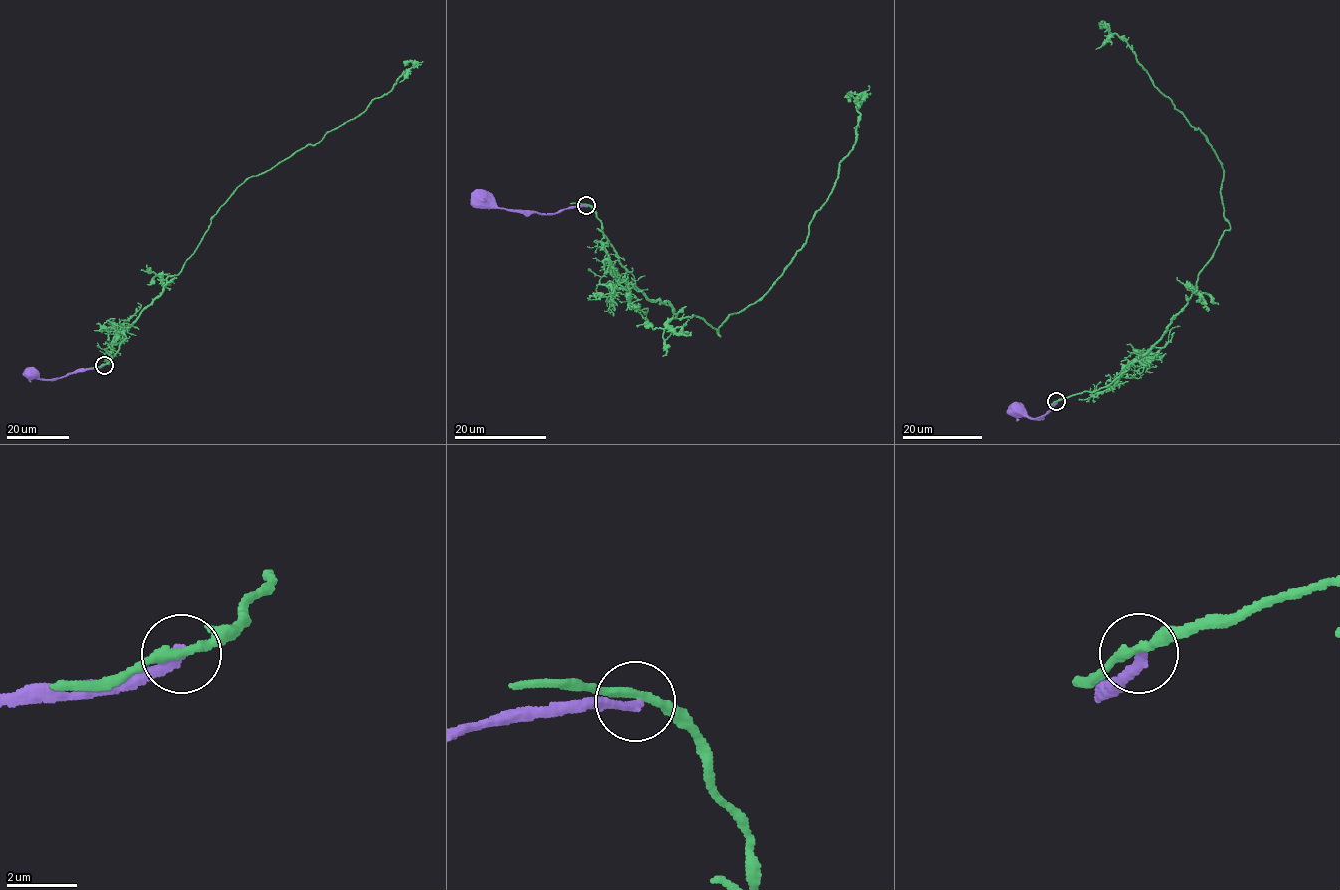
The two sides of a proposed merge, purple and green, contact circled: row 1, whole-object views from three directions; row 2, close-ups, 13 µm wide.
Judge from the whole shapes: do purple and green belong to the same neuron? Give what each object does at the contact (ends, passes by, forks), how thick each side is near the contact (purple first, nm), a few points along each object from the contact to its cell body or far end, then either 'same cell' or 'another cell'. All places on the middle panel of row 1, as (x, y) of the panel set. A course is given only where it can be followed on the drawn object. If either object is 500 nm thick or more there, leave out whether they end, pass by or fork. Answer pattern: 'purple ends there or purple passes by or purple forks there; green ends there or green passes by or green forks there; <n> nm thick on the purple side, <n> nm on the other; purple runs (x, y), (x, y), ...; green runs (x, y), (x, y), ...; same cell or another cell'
purple ends there; green passes by; 300 nm thick on the purple side, 240 nm on the other; purple runs (587, 205), (542, 214), (493, 208), (480, 199); green runs (587, 205), (628, 282), (720, 335), (806, 239), (855, 142), (862, 99), (849, 102); another cell

